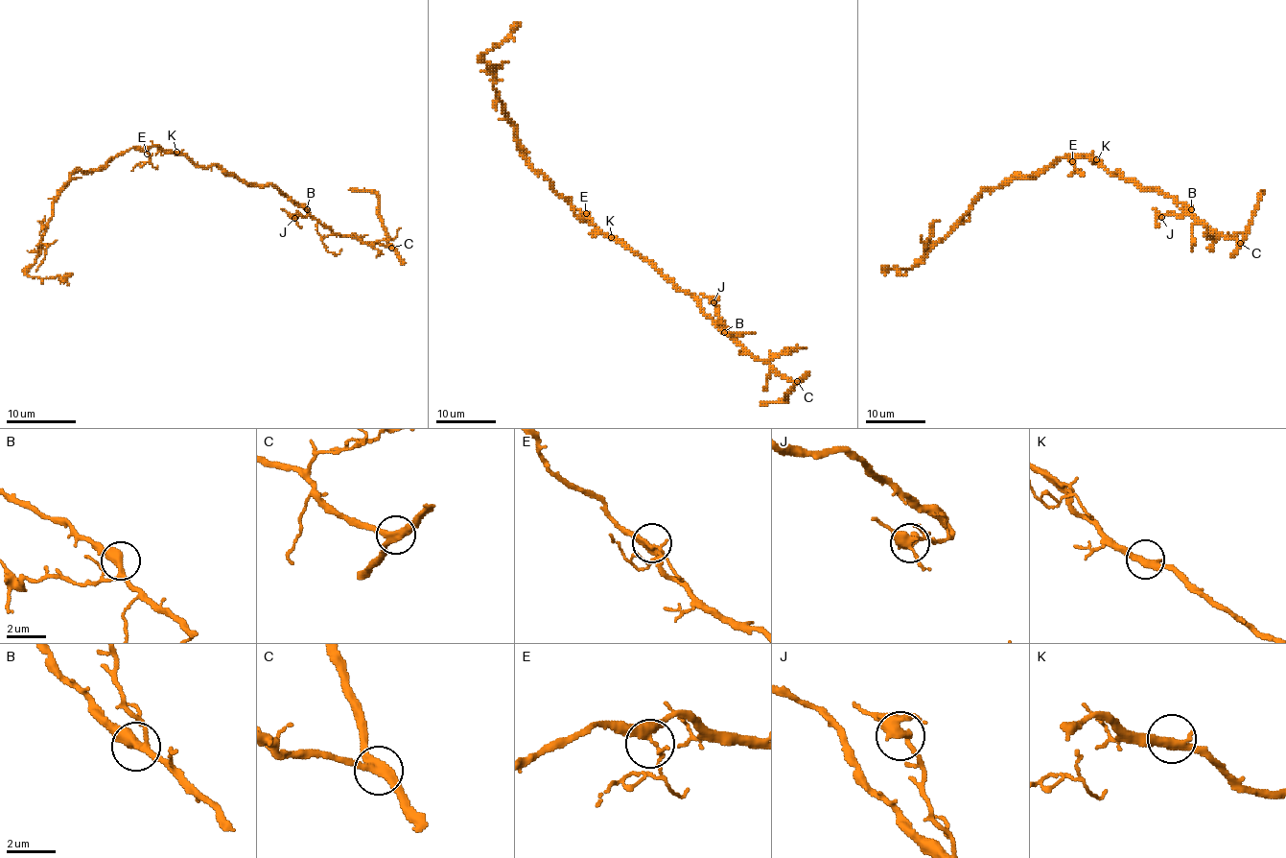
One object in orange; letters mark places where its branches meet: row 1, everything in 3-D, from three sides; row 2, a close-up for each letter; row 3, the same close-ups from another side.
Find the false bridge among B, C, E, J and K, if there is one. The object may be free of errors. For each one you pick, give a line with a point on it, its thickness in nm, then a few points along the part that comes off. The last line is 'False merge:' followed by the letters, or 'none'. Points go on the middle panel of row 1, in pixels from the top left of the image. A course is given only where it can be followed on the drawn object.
False merge: none

